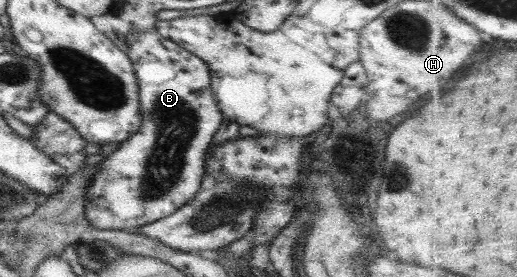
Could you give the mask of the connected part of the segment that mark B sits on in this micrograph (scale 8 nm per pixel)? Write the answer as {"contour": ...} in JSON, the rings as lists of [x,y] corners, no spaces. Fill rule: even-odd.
{"contour":[[[132,31],[125,38],[123,49],[133,63],[137,79],[141,123],[137,133],[128,136],[102,165],[97,165],[84,207],[87,222],[94,229],[133,231],[176,212],[200,191],[207,151],[225,119],[210,90],[209,67],[197,55],[162,37],[157,31]]]}

